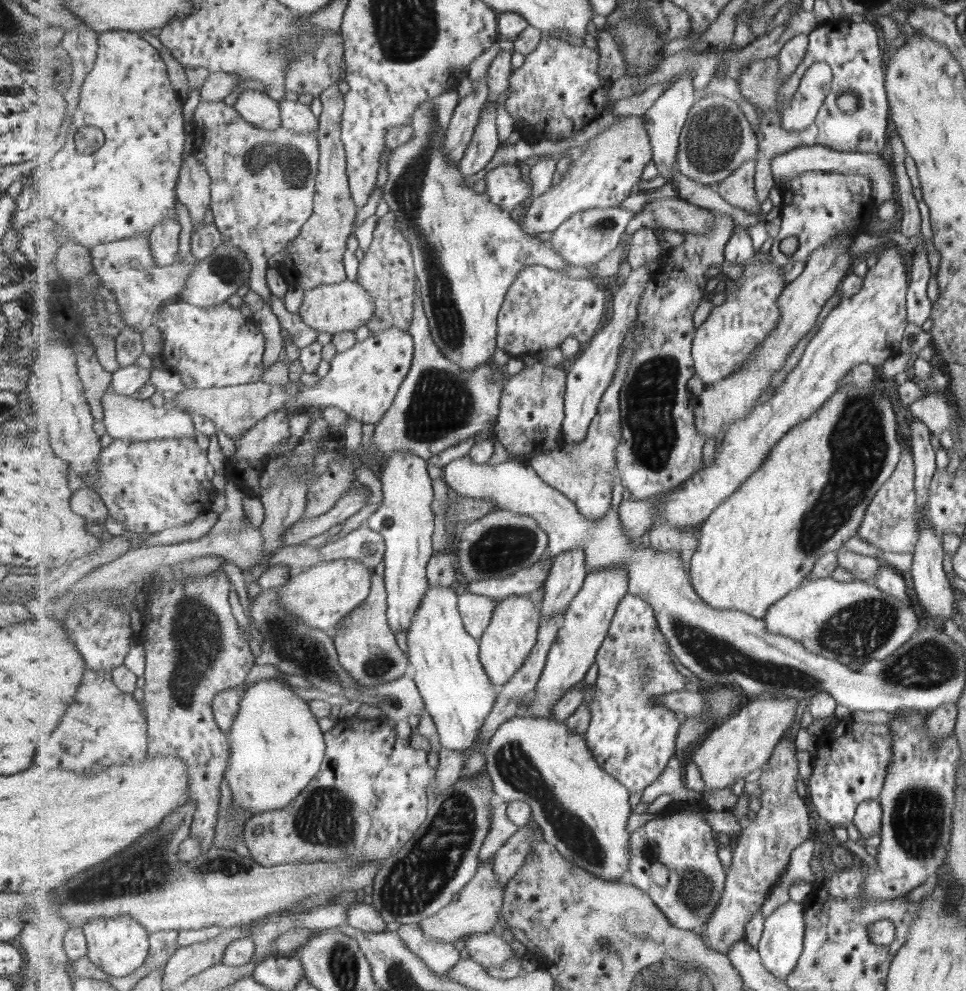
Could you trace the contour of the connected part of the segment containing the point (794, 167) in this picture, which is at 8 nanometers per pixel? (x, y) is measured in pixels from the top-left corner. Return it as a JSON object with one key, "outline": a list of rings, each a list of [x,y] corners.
{"outline":[[[825,145],[797,147],[788,153],[776,156],[772,160],[772,171],[777,185],[780,186],[783,186],[784,182],[798,178],[800,174],[810,170],[829,170],[841,174],[865,176],[872,182],[873,205],[879,208],[881,202],[891,199],[895,187],[895,182],[893,182],[895,180],[894,174],[891,174],[889,164],[882,155],[881,152],[879,154],[876,152],[843,152]]]}

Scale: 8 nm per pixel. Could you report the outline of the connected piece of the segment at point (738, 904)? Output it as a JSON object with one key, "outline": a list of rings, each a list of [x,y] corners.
{"outline":[[[790,730],[781,739],[777,749],[773,751],[768,766],[762,769],[762,774],[758,780],[759,788],[763,790],[761,793],[761,808],[756,813],[752,823],[747,825],[742,834],[737,837],[737,843],[733,849],[733,864],[731,868],[727,868],[728,876],[726,877],[724,893],[712,917],[706,922],[706,927],[702,934],[704,941],[711,948],[725,954],[728,954],[731,946],[745,940],[749,921],[759,912],[761,904],[768,899],[773,888],[777,886],[778,880],[781,878],[787,864],[789,864],[789,860],[791,860],[791,852],[794,852],[797,846],[807,842],[809,836],[811,836],[811,830],[813,830],[811,828],[809,810],[807,804],[805,804],[807,797],[801,797],[797,794],[797,780],[801,779],[800,762],[797,759],[796,738],[789,740],[787,737]]]}

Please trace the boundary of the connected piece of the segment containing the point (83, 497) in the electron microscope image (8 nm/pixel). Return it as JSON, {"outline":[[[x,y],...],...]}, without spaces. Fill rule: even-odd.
{"outline":[[[81,487],[73,495],[71,506],[77,515],[83,516],[89,524],[104,523],[110,516],[103,497],[91,487]]]}

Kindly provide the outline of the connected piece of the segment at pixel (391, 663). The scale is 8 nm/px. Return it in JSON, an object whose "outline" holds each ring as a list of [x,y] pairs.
{"outline":[[[385,562],[375,568],[372,576],[372,593],[369,598],[363,605],[353,609],[353,612],[344,617],[334,628],[336,629],[334,641],[340,654],[340,663],[360,682],[361,686],[384,685],[396,681],[404,676],[410,663],[408,656],[405,656],[405,652],[399,648],[394,630],[389,624],[385,569]]]}

